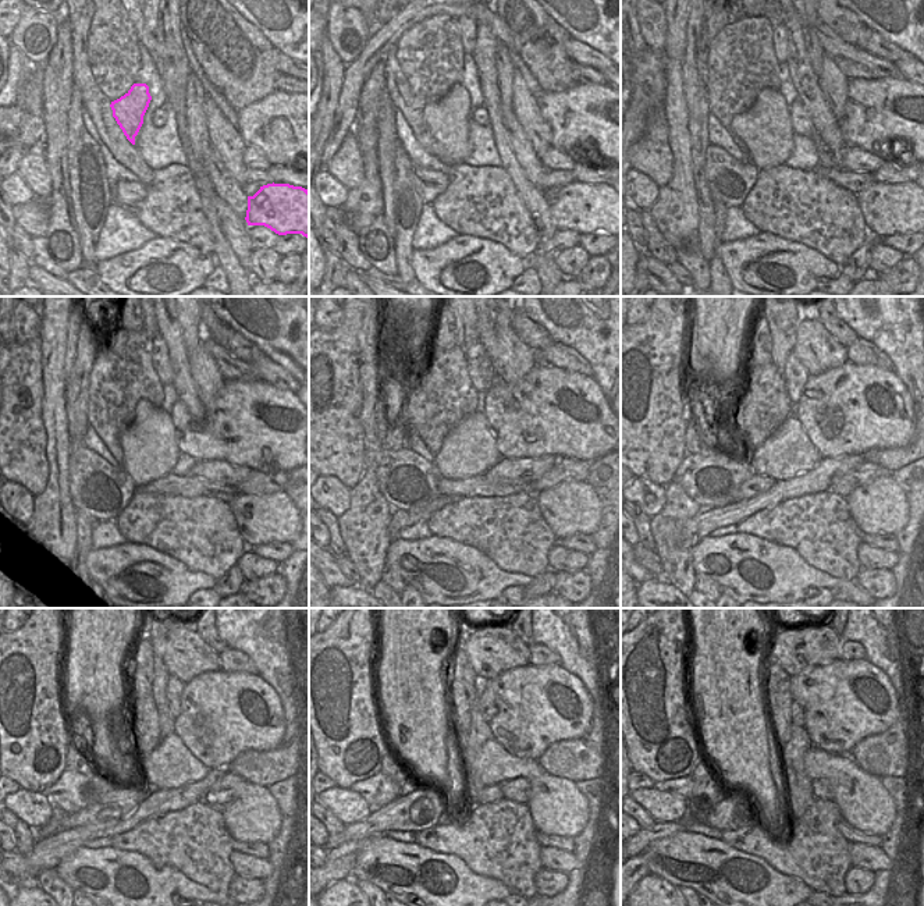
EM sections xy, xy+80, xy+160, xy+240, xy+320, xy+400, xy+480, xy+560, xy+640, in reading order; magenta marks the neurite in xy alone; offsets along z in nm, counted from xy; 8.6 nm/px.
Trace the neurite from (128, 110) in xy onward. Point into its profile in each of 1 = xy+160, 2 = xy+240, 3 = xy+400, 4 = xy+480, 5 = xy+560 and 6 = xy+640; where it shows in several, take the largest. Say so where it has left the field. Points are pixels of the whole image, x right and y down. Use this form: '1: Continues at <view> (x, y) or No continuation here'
1: Continues at xy+160 (766, 128)
2: Continues at xy+240 (149, 444)
3: Continues at xy+400 (788, 452)
4: Continues at xy+480 (170, 764)
5: Continues at xy+560 (557, 806)
6: Continues at xy+640 (866, 805)

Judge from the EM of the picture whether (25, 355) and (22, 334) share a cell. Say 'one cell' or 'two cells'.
two cells

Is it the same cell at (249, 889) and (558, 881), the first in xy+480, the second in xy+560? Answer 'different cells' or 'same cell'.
same cell

